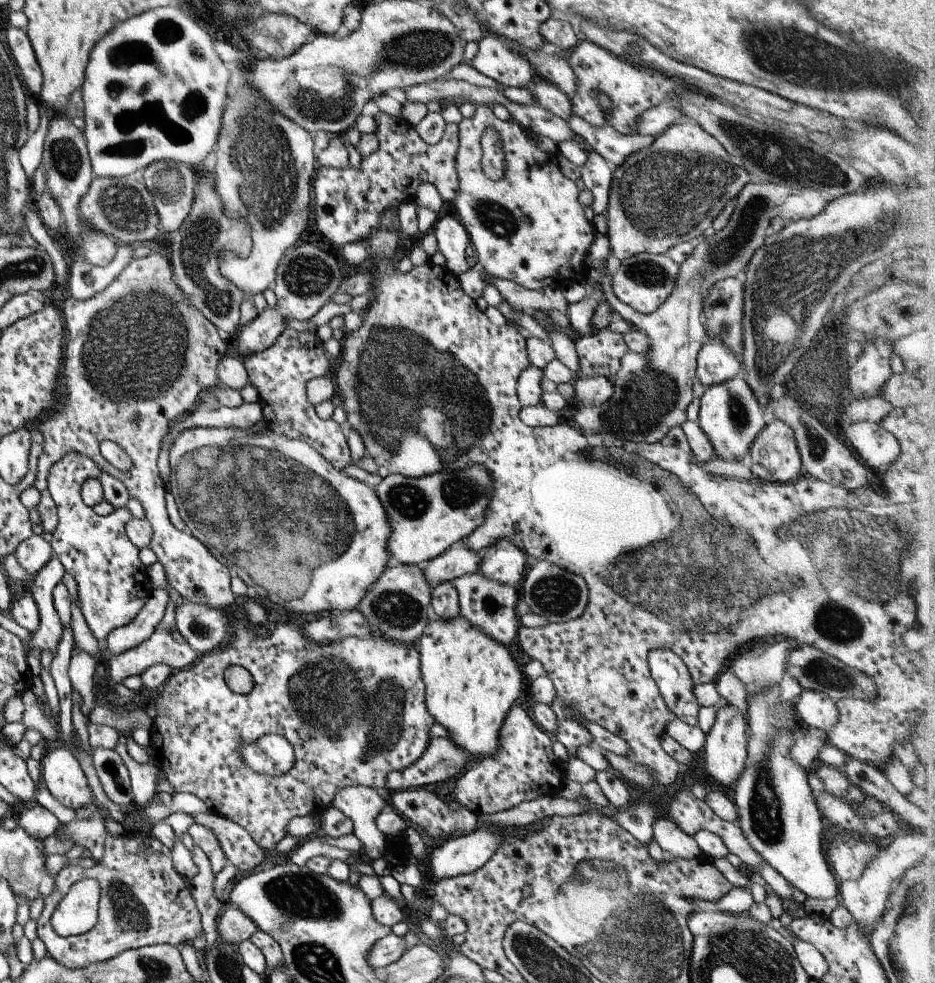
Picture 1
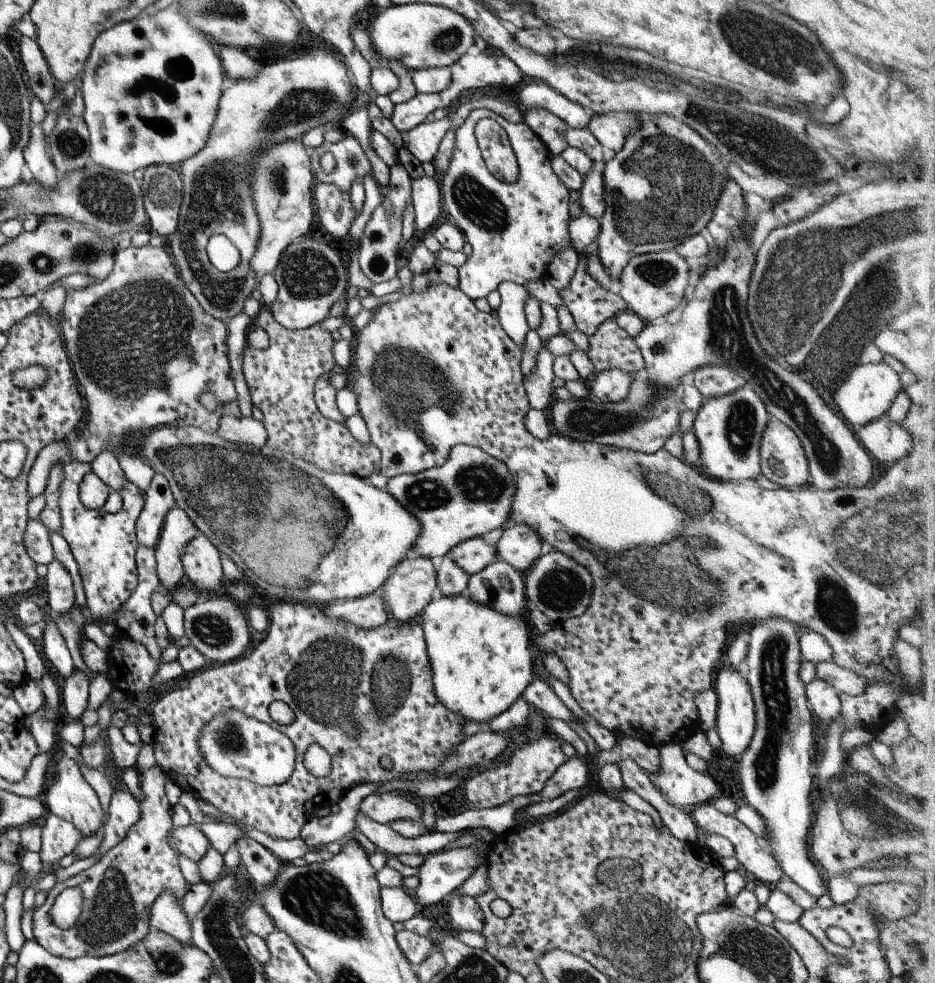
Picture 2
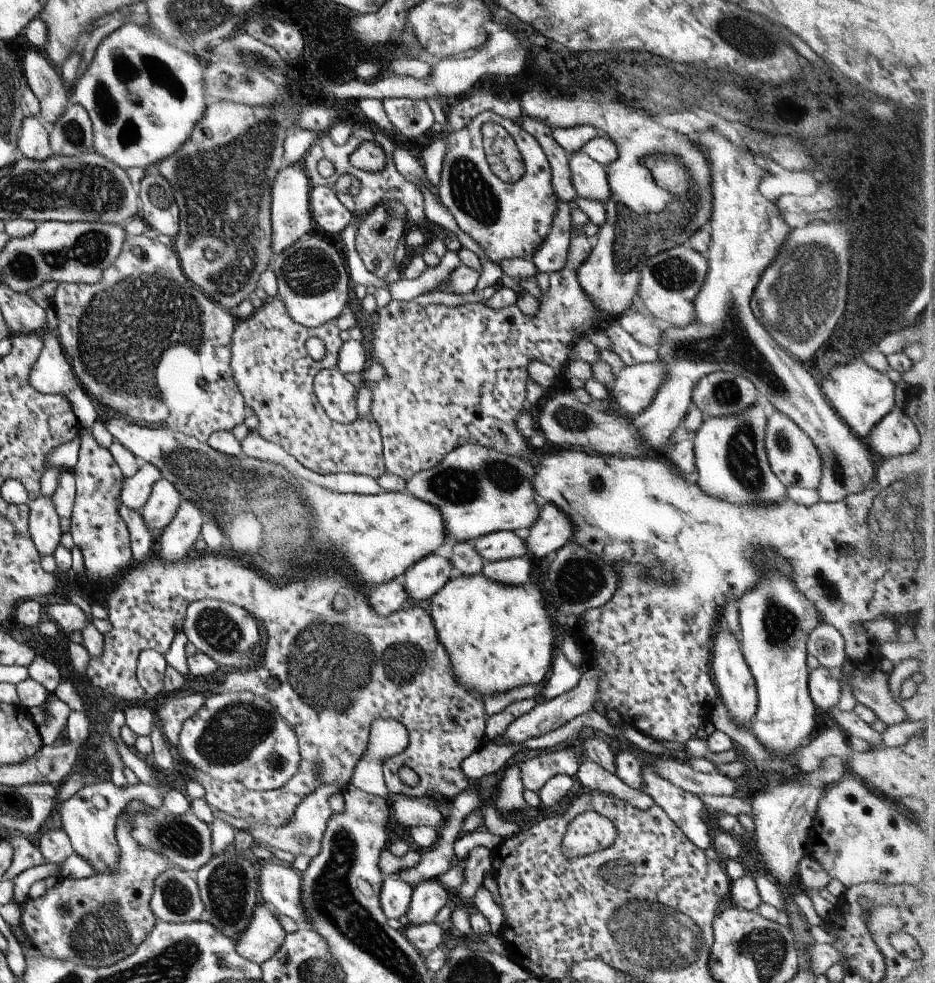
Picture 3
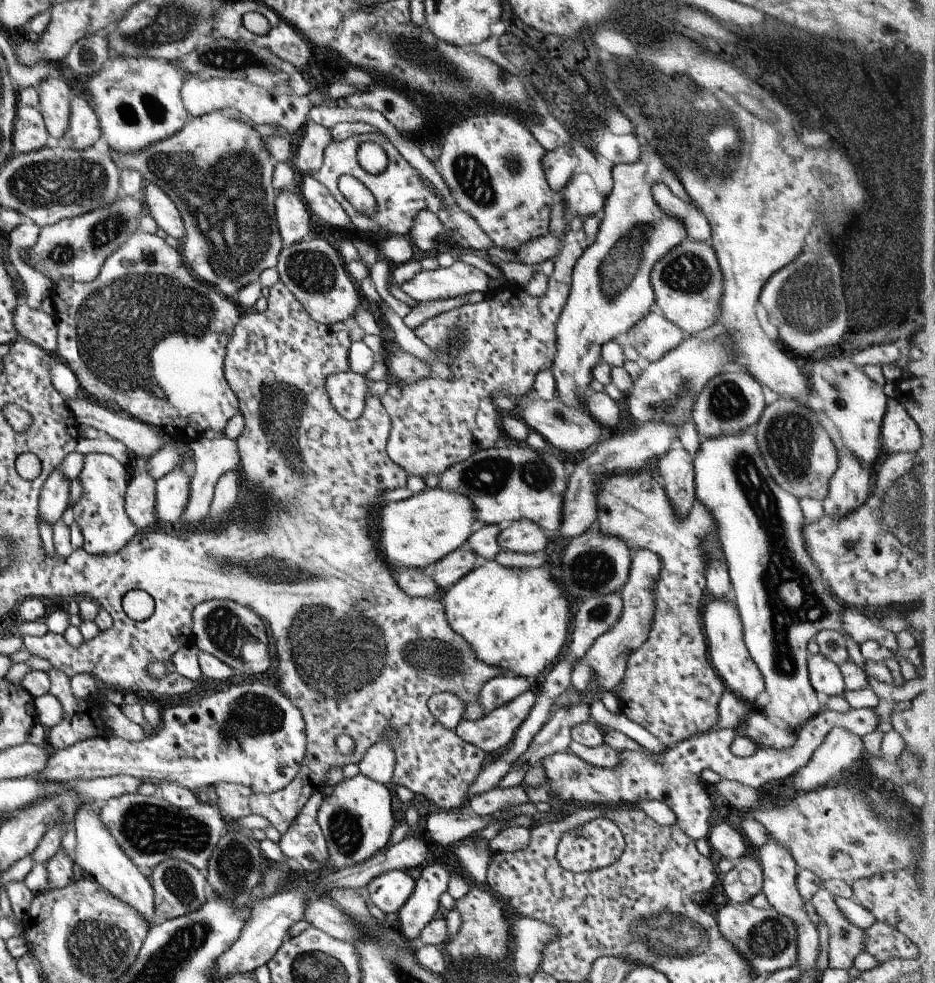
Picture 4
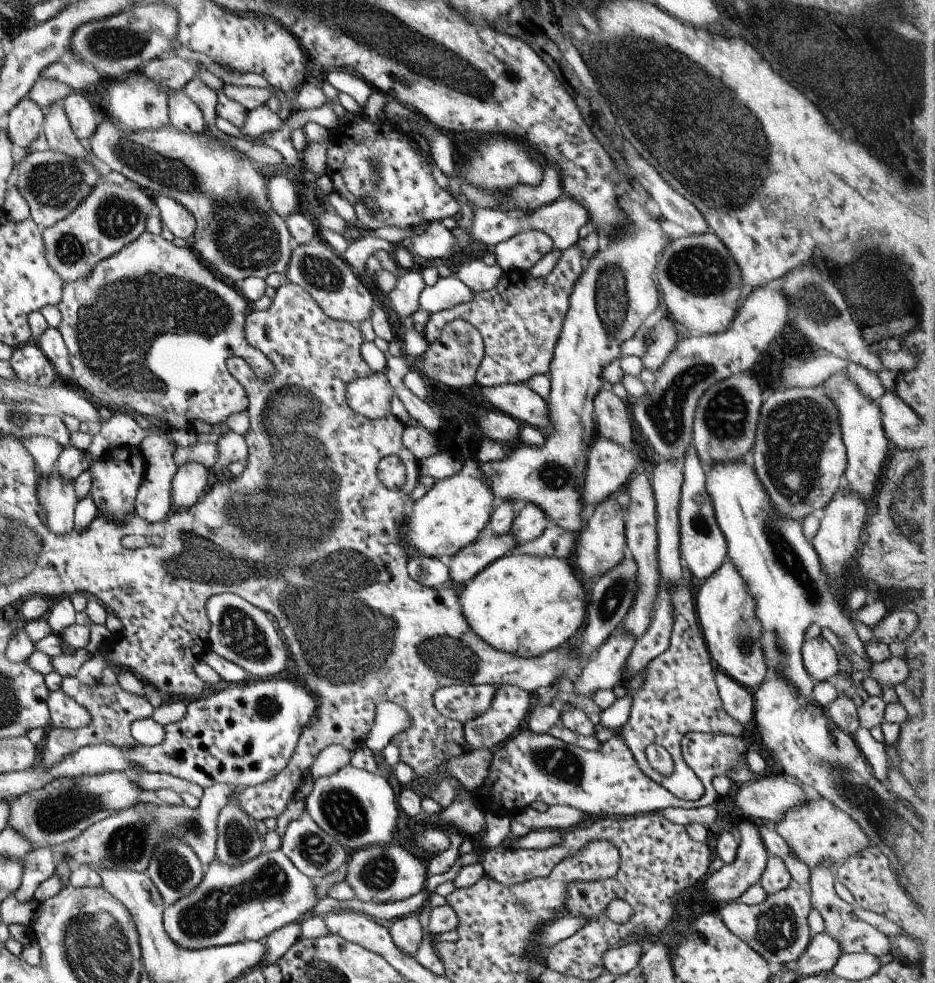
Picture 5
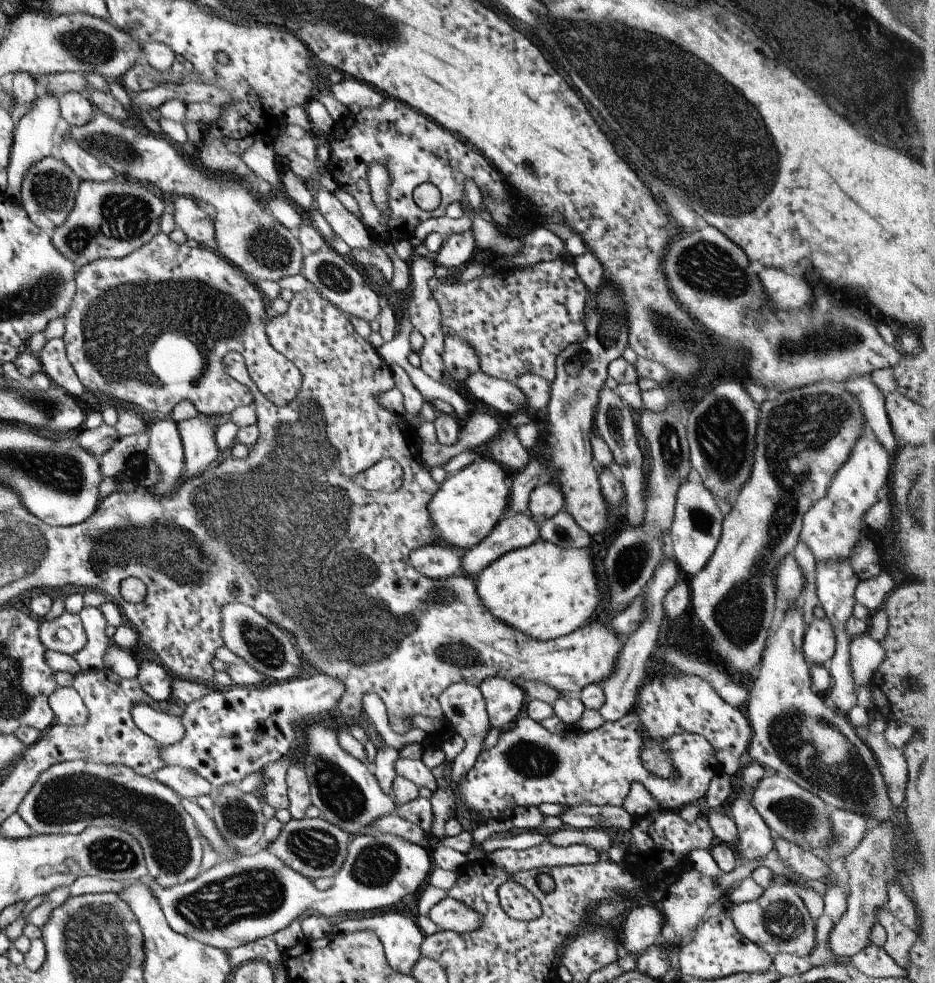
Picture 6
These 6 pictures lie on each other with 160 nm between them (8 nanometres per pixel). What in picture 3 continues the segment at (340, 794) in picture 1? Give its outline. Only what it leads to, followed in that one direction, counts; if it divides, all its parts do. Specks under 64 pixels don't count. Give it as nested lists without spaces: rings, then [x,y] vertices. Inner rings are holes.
[[[401,795],[396,798],[390,808],[391,816],[403,826],[407,828],[417,825],[425,825],[426,827],[438,830],[444,821],[441,814],[433,806],[421,804],[415,797]]]

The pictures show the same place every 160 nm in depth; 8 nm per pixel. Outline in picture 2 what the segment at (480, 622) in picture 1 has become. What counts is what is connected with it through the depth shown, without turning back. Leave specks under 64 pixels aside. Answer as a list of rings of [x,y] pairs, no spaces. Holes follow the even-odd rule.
[[[495,560],[472,574],[465,596],[509,616],[525,614],[523,575],[505,561]]]

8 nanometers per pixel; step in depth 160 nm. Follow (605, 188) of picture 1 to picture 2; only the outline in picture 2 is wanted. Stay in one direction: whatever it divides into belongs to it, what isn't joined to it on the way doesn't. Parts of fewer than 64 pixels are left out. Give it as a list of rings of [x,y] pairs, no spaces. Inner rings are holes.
[[[593,164],[592,170],[589,171],[584,177],[582,177],[582,184],[578,186],[579,191],[579,208],[580,212],[593,218],[599,220],[604,213],[604,180],[602,177],[602,173],[598,168],[595,169],[599,171],[599,173],[593,171]]]

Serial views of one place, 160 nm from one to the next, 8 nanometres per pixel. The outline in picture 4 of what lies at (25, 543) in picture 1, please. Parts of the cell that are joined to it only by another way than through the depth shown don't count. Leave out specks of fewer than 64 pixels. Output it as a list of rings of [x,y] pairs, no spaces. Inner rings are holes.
[[[53,469],[43,482],[38,496],[38,516],[52,524],[68,507],[68,484],[70,481],[57,469]]]

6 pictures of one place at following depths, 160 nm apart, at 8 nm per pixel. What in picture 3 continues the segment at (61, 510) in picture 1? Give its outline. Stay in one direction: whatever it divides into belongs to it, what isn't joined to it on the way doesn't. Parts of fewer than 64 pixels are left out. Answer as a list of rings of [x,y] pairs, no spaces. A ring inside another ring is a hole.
[[[80,427],[78,430],[79,440],[78,455],[74,467],[71,468],[75,481],[74,503],[70,512],[69,534],[77,548],[80,548],[84,562],[84,578],[90,584],[109,586],[115,584],[118,578],[133,564],[132,554],[129,548],[129,535],[123,519],[119,516],[118,506],[139,511],[149,496],[151,487],[156,480],[162,476],[159,469],[153,463],[145,463],[137,469],[137,472],[130,477],[124,477],[111,453],[102,446],[90,434],[89,429]]]

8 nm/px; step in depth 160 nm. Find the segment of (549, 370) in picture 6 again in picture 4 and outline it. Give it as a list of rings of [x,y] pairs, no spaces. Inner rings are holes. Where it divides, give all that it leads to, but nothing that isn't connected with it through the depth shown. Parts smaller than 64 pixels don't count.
[[[582,229],[578,231],[566,230],[561,240],[560,249],[558,250],[558,253],[553,260],[554,267],[551,276],[548,276],[548,281],[546,282],[546,290],[541,296],[533,297],[529,295],[524,288],[513,288],[510,285],[495,287],[489,289],[480,302],[464,303],[463,305],[451,309],[450,311],[439,313],[431,318],[426,319],[425,322],[422,322],[419,326],[417,326],[417,328],[415,328],[415,330],[412,330],[415,336],[417,336],[417,338],[419,338],[419,340],[421,340],[425,346],[431,348],[433,352],[435,349],[442,349],[448,343],[448,340],[451,337],[454,338],[454,341],[460,342],[460,350],[458,351],[457,355],[454,355],[453,362],[447,365],[447,367],[453,373],[453,380],[442,380],[434,374],[433,376],[418,379],[414,383],[398,384],[397,387],[394,386],[392,392],[380,397],[380,403],[383,405],[383,408],[386,410],[386,413],[390,418],[390,431],[386,440],[386,453],[388,454],[388,457],[391,461],[393,461],[396,465],[399,465],[408,475],[420,476],[421,478],[424,478],[426,474],[439,475],[448,466],[451,466],[453,463],[460,463],[461,461],[464,461],[466,458],[469,458],[475,451],[479,449],[487,450],[493,448],[495,445],[498,445],[504,441],[503,430],[500,427],[500,419],[497,418],[497,412],[495,411],[493,404],[491,404],[489,396],[501,395],[517,397],[519,395],[529,393],[531,390],[533,390],[532,384],[534,383],[534,378],[537,376],[537,374],[539,374],[539,372],[549,371],[556,349],[554,328],[559,313],[562,311],[563,305],[565,304],[566,298],[569,294],[572,268],[577,258],[579,258],[581,254],[583,254],[583,251],[587,248],[589,242],[590,241],[587,240]],[[461,333],[464,334],[463,341],[458,338]]]

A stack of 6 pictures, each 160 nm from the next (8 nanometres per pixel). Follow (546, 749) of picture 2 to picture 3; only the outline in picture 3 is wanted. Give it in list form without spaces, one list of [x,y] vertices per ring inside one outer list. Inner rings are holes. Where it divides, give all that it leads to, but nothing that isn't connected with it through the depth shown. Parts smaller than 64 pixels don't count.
[[[555,750],[523,761],[520,779],[525,789],[536,793],[552,776],[566,774],[573,778],[577,771],[578,764],[571,750]]]

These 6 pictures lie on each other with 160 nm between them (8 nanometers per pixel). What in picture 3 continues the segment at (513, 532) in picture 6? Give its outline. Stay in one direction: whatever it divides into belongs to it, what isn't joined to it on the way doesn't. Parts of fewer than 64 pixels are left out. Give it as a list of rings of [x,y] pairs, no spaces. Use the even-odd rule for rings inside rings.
[[[433,553],[412,564],[400,577],[409,601],[426,603],[453,576],[448,558]]]

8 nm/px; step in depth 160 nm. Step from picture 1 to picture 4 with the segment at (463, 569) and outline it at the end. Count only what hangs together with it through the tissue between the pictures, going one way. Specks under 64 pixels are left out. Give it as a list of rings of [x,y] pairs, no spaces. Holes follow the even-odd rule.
[[[529,519],[511,521],[502,525],[496,538],[499,551],[516,553],[536,553],[543,551],[547,538],[543,529]]]

